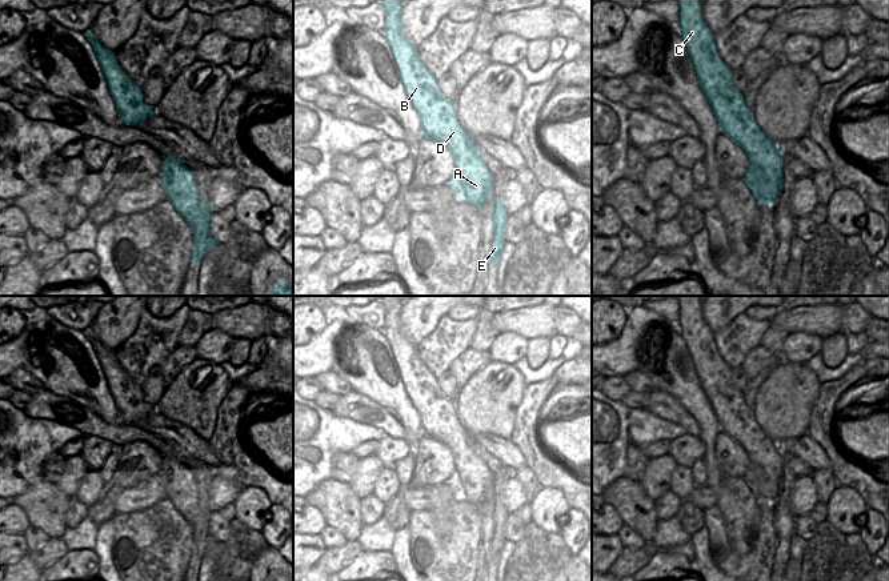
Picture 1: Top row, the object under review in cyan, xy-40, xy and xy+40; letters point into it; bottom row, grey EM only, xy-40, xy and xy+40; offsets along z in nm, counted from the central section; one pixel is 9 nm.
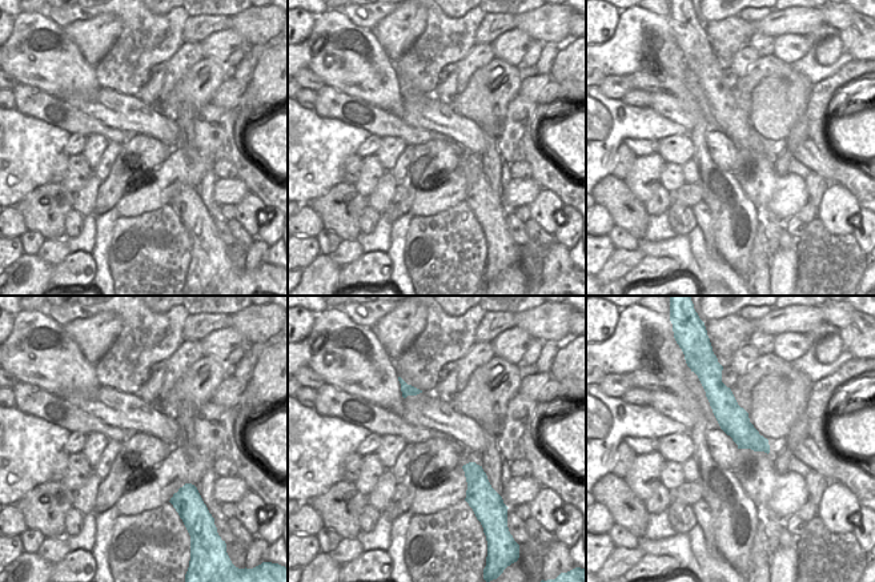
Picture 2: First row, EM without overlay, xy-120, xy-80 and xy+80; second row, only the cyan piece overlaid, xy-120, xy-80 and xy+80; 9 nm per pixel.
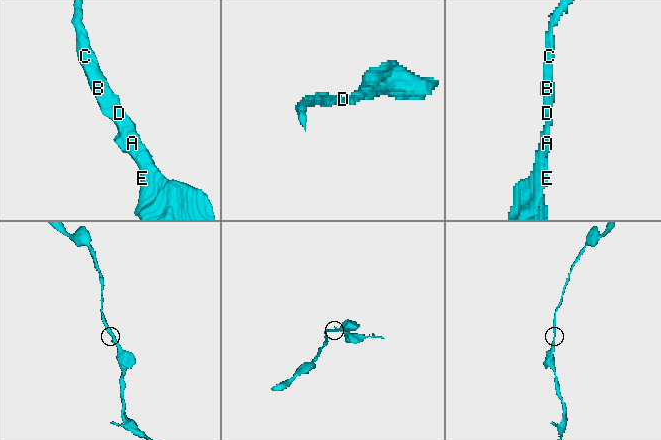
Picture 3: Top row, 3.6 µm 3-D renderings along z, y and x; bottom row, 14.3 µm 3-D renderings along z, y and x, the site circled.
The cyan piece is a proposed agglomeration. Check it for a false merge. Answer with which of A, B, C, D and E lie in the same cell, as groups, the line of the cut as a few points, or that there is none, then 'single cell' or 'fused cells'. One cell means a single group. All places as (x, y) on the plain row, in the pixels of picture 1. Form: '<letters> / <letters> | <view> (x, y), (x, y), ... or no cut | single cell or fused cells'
A B C D E | no cut | single cell

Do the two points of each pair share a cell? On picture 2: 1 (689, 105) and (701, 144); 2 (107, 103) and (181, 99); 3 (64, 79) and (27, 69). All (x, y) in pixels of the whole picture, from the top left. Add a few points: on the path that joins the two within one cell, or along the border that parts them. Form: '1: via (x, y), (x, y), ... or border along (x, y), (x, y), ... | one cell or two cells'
1: via (698, 115), (699, 135) | one cell
2: border along (161, 113), (175, 123) | two cells
3: via (55, 69), (36, 69) | one cell

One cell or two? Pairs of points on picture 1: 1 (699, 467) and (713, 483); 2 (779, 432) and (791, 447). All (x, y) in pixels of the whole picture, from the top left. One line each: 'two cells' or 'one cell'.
1: two cells
2: two cells

